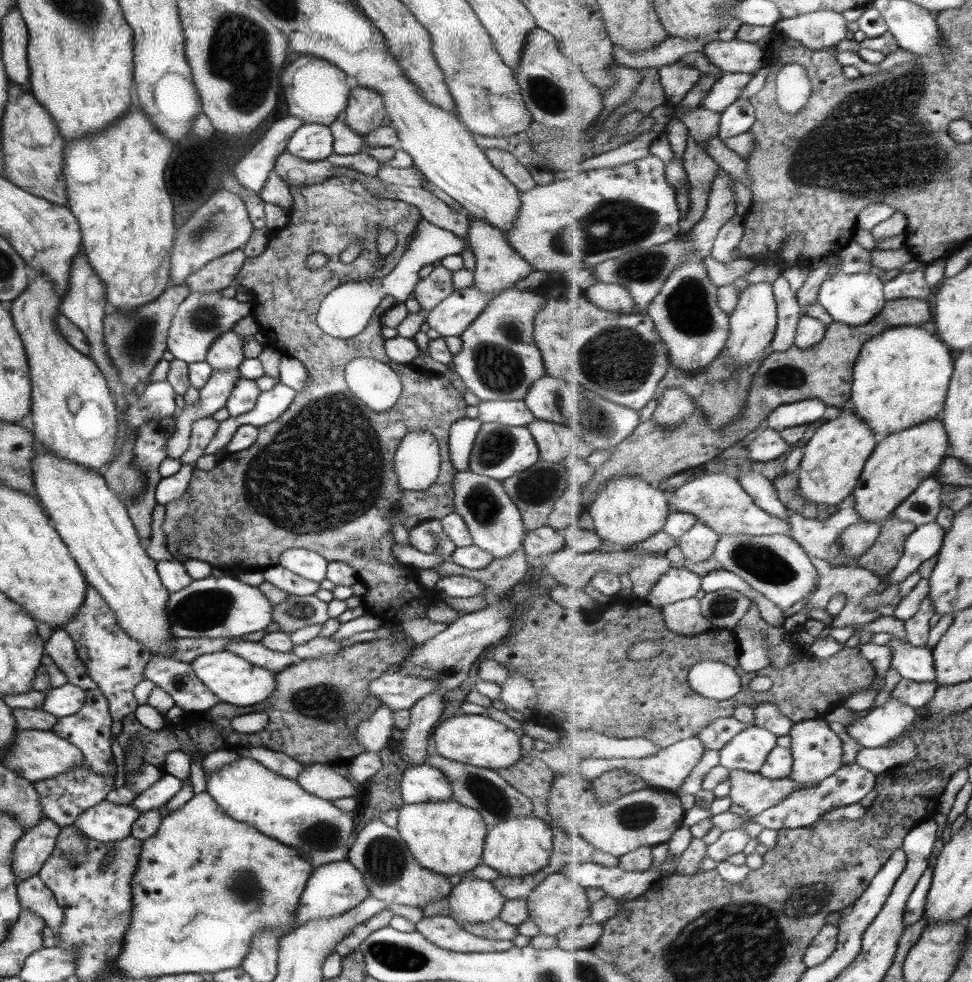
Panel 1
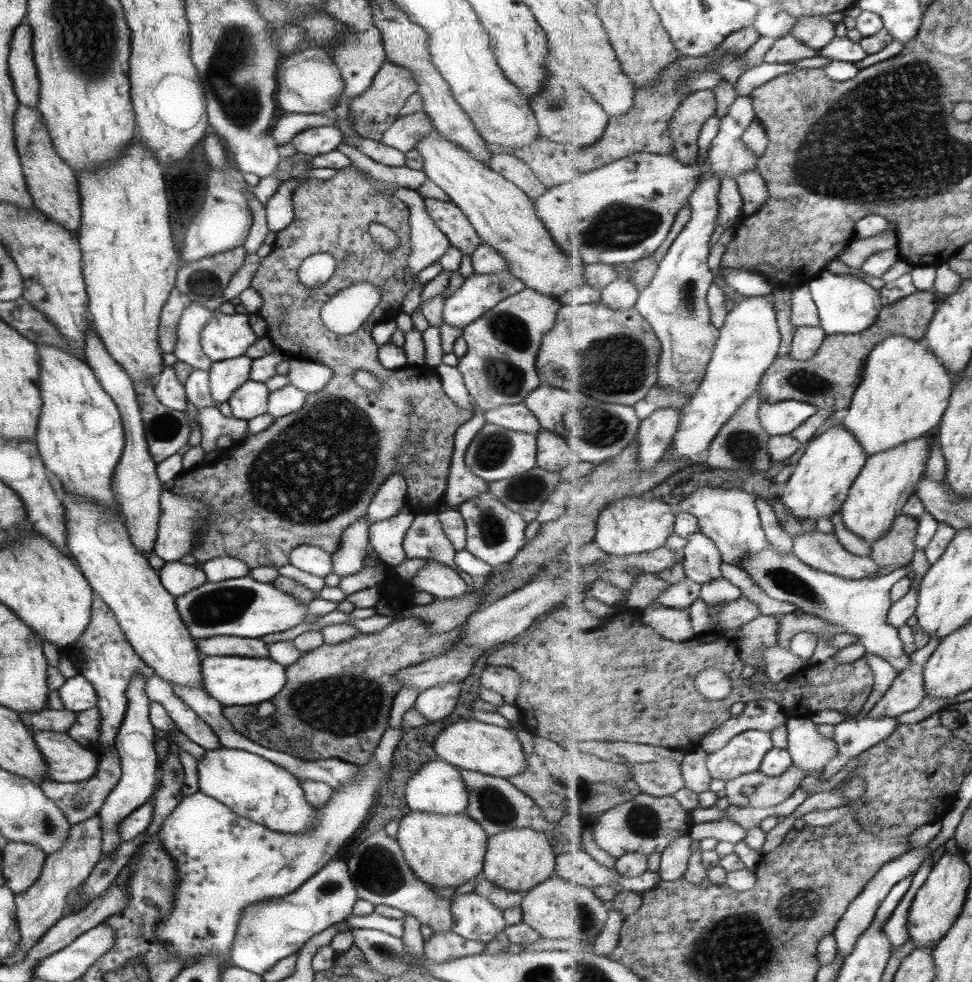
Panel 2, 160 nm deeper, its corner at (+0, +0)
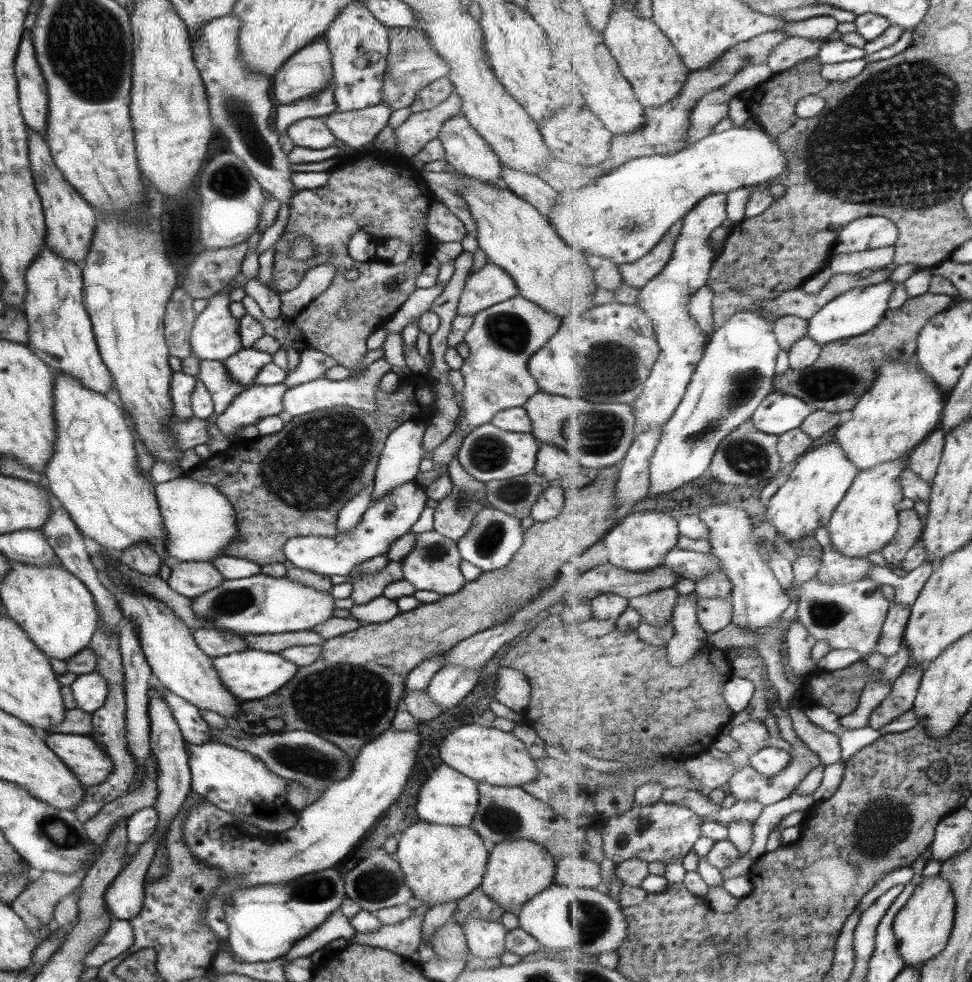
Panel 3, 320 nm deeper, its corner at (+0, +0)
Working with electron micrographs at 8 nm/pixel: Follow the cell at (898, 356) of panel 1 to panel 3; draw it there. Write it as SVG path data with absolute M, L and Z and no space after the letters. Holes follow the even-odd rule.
M916 359L908 362L888 360L879 368L878 379L871 390L859 398L859 403L851 411L852 417L837 426L834 439L860 471L869 470L884 462L908 456L923 439L940 428L947 399L947 392L940 390L938 384L922 370Z

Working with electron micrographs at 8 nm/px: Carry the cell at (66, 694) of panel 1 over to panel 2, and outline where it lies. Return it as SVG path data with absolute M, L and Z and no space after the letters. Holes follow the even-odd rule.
M73 676L65 680L58 688L59 698L63 708L76 713L89 710L97 704L97 697L93 686L83 679L83 676Z

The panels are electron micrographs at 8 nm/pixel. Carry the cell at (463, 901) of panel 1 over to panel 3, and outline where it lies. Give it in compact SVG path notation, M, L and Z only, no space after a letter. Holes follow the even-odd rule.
M468 917L468 920L461 924L461 928L471 956L487 960L500 957L504 951L504 940L508 930L505 930L499 921Z

